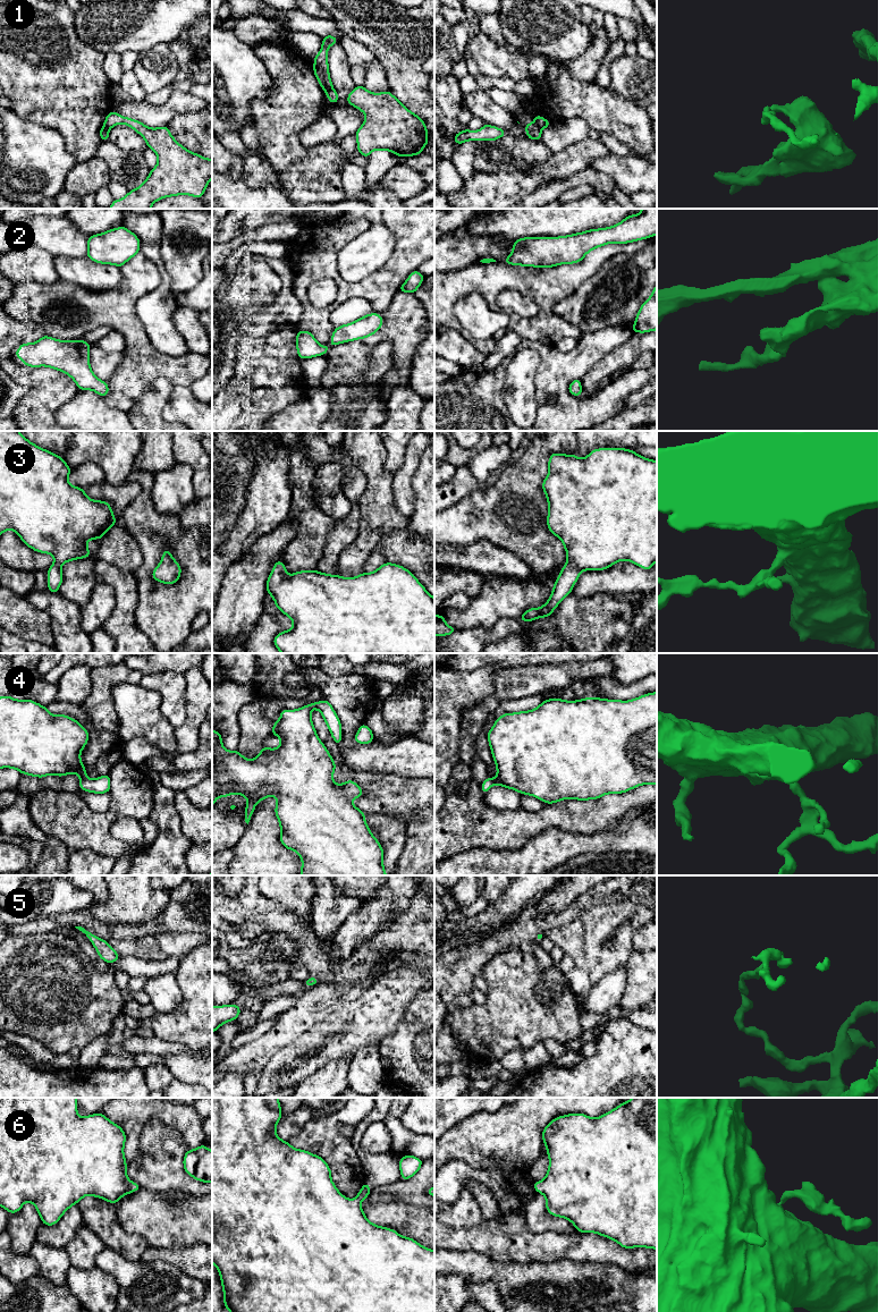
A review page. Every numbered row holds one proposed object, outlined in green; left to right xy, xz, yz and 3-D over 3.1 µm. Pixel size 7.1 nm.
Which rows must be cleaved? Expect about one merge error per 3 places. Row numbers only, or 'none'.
1

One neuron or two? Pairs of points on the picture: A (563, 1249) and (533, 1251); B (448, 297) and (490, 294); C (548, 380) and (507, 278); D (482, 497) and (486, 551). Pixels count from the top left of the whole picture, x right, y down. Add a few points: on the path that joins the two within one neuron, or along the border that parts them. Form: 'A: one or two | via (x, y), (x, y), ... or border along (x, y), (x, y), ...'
A: one | via (556, 1249), (540, 1249)
B: one | via (458, 287), (480, 286)
C: two | border along (522, 339), (538, 339), (555, 346)
D: two | border along (458, 546), (489, 540), (508, 551)

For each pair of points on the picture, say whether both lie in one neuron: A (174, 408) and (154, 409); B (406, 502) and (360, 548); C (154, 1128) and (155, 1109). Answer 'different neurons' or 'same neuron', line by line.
A: different neurons
B: different neurons
C: different neurons

